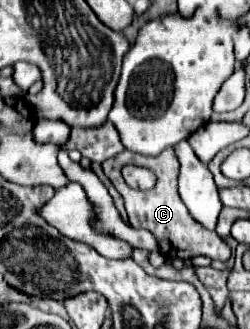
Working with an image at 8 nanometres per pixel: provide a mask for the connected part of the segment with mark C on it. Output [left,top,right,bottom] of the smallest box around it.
[102,149,231,261]

